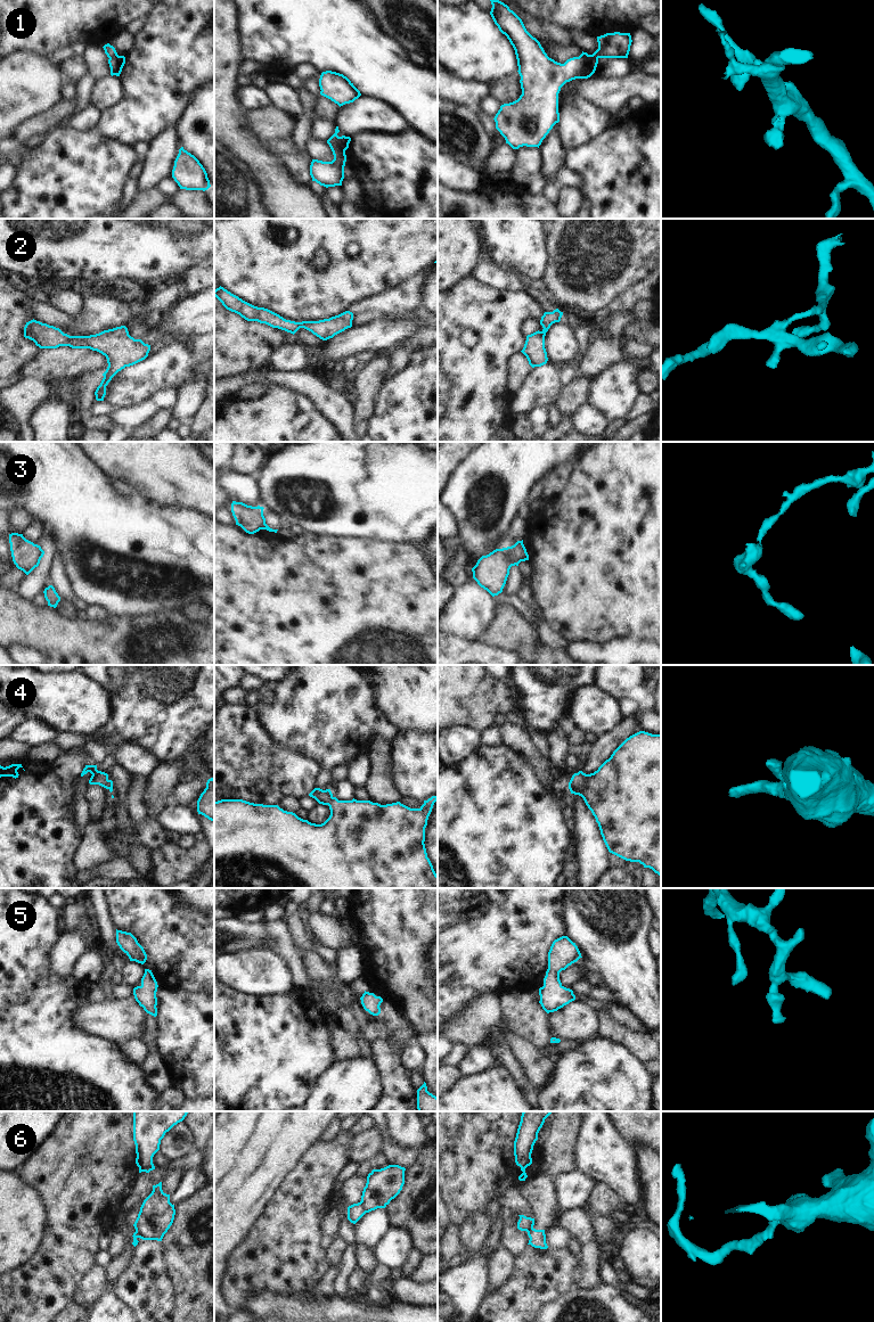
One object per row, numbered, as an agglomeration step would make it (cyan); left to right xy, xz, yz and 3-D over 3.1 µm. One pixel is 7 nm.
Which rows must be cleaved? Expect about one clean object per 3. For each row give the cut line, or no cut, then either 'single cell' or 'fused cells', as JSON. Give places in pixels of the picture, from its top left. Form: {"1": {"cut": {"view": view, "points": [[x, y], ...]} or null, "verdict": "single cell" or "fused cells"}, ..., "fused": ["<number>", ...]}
{"1": {"cut": {"view": "xz", "points": [[339, 137], [339, 144], [344, 154]]}, "verdict": "fused cells"}, "2": {"cut": null, "verdict": "single cell"}, "3": {"cut": {"view": "xy", "points": [[38, 545], [40, 558]]}, "verdict": "fused cells"}, "4": {"cut": null, "verdict": "single cell"}, "5": {"cut": null, "verdict": "single cell"}, "6": {"cut": {"view": "xz", "points": [[360, 1201], [367, 1212]]}, "verdict": "fused cells"}, "fused": ["1", "3", "6"]}

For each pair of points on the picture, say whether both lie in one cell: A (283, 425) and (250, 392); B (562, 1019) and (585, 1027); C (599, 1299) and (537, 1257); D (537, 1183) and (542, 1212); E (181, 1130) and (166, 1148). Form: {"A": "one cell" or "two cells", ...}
{"A": "two cells", "B": "one cell", "C": "two cells", "D": "one cell", "E": "one cell"}

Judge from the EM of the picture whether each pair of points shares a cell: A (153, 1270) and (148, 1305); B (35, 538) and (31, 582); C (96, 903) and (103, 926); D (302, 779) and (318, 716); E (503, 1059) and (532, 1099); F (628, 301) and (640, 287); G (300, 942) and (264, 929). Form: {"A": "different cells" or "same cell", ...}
{"A": "same cell", "B": "different cells", "C": "same cell", "D": "different cells", "E": "same cell", "F": "same cell", "G": "different cells"}

